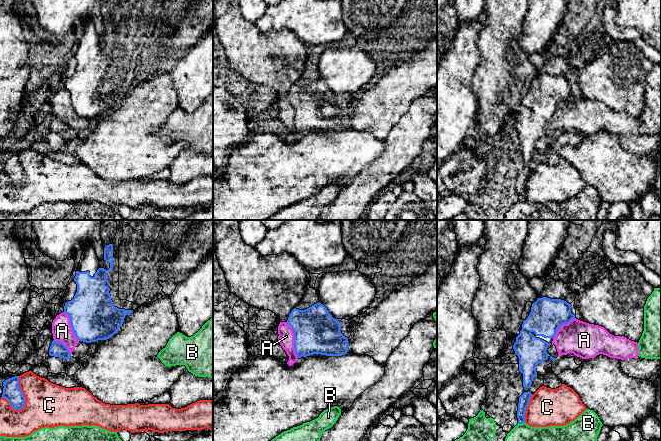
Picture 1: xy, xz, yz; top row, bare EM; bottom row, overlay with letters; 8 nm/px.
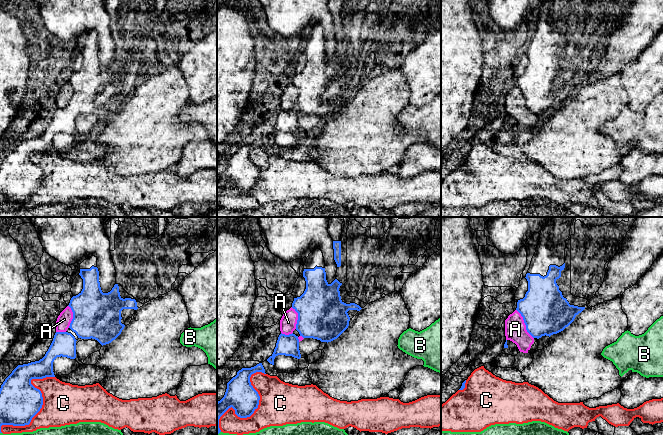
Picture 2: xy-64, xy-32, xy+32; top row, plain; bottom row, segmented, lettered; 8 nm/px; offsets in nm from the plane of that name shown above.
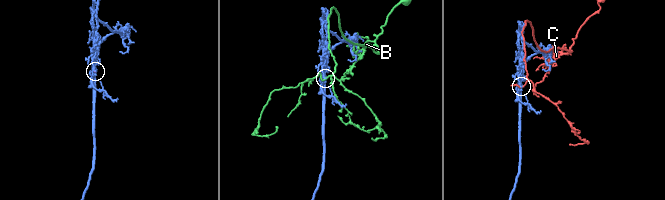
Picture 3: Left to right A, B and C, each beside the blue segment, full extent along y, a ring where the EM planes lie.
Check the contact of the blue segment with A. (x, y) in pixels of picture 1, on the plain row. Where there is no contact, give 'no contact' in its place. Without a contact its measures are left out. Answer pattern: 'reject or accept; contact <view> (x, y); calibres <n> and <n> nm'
reject; contact xz (294, 116); calibres 360 and 130 nm

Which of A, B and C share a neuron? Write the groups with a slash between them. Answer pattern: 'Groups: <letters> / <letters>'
Groups: A / B / C

